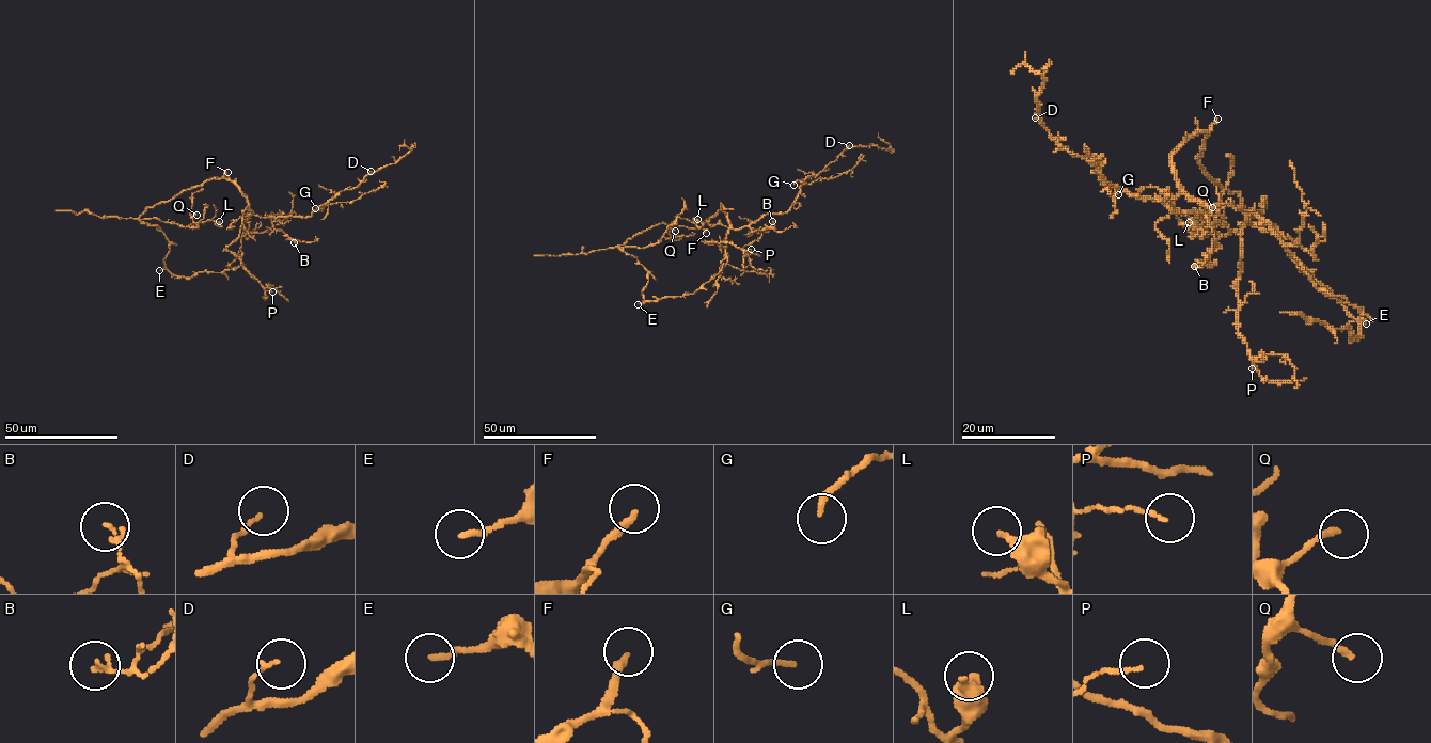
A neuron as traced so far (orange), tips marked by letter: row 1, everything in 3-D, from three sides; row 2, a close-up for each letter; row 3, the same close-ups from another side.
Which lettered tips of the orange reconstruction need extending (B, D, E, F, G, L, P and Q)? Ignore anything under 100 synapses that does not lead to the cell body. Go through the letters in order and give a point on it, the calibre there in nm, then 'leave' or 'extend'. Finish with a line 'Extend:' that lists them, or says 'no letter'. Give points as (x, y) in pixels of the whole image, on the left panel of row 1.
B: at (294, 242); 150 nm thick; leave
D: at (371, 171); 110 nm thick; leave
E: at (159, 270); 180 nm thick; leave
F: at (227, 172); 220 nm thick; extend
G: at (315, 208); 160 nm thick; leave
L: at (219, 221); 360 nm thick; leave
P: at (272, 291); 120 nm thick; leave
Q: at (197, 215); 180 nm thick; leave
Extend: F

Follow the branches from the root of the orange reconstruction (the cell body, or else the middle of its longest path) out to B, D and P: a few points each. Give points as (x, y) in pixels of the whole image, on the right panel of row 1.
B: (1201, 132), (1172, 157), (1176, 182), (1210, 210), (1205, 214), (1213, 235), (1210, 258), (1194, 266)
D: (1201, 132), (1176, 149), (1172, 168), (1210, 210), (1174, 212), (1110, 186), (1091, 159), (1063, 147), (1035, 117)
P: (1201, 132), (1176, 149), (1172, 168), (1190, 195), (1244, 212), (1238, 331), (1256, 367), (1252, 368)

